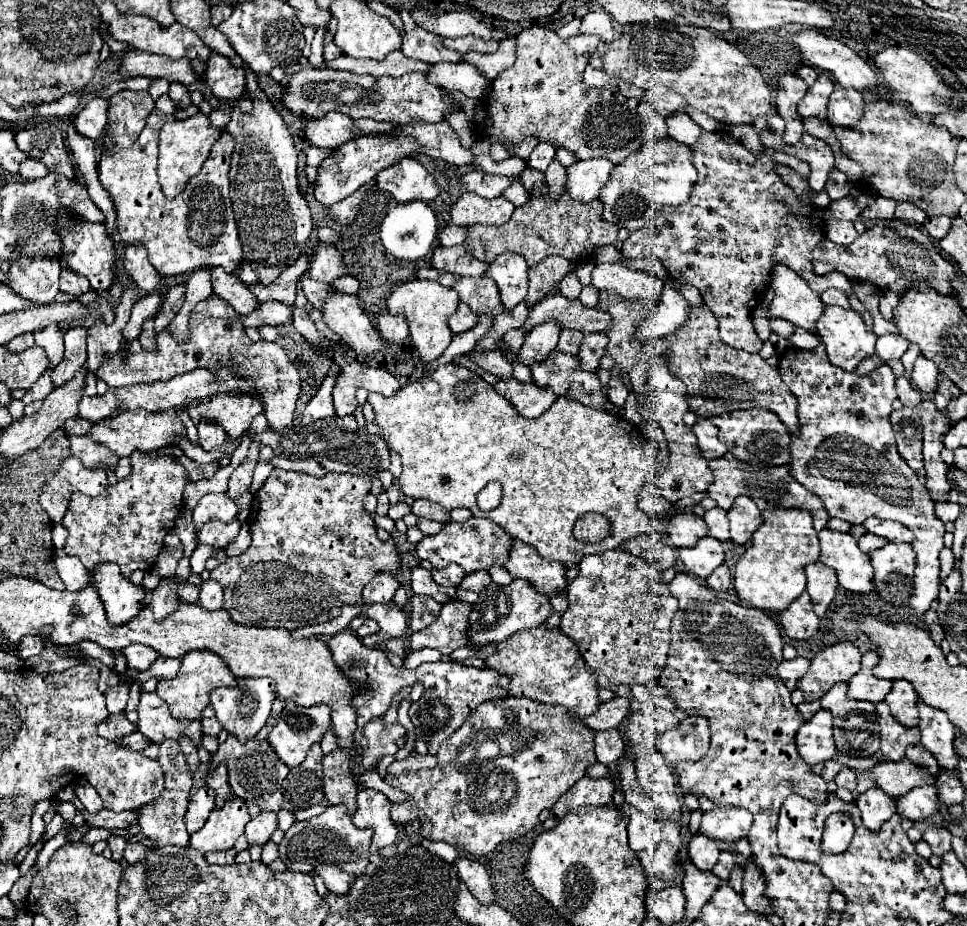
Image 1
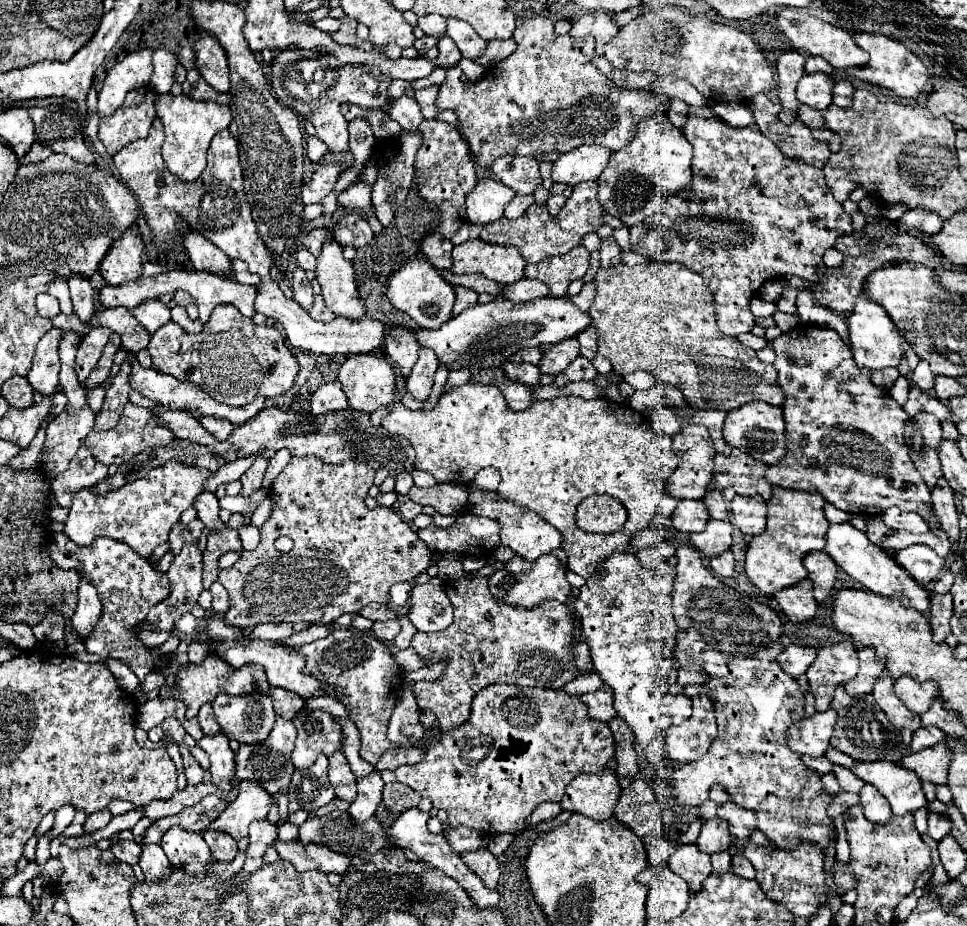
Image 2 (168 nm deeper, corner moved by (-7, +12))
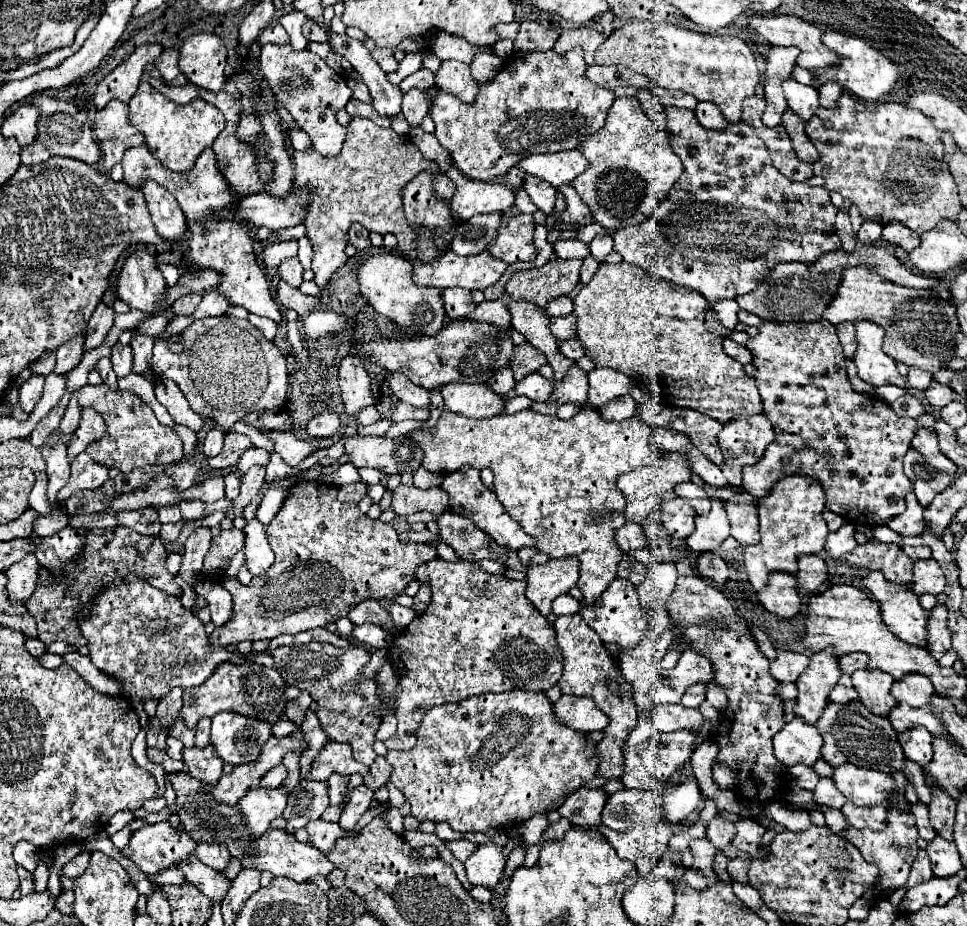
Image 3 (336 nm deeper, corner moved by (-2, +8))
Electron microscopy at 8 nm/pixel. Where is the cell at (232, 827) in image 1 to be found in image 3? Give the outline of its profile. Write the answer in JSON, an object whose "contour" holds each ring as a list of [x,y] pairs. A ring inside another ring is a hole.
{"contour":[[[250,789],[242,801],[238,803],[240,811],[244,813],[244,821],[250,827],[254,837],[262,837],[266,831],[270,831],[270,823],[276,817],[282,817],[286,809],[288,793],[284,789]]]}

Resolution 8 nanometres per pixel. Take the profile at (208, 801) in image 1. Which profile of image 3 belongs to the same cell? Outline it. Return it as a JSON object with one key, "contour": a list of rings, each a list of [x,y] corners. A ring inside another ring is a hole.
{"contour":[[[162,821],[134,831],[122,853],[144,873],[158,873],[170,867],[174,861],[186,859],[190,853],[194,853],[194,849],[196,843],[190,833],[176,831],[168,821]]]}

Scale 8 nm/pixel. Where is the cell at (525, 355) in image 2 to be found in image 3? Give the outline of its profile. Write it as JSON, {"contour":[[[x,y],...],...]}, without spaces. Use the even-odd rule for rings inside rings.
{"contour":[[[506,365],[506,367],[498,369],[498,373],[494,373],[494,375],[490,377],[488,387],[490,387],[496,395],[502,395],[502,397],[508,395],[508,391],[514,387],[514,377],[512,377],[512,373],[510,373],[510,367]]]}

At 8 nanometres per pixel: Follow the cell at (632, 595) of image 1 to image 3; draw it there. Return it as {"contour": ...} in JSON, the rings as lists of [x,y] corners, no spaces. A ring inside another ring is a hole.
{"contour":[[[614,579],[594,605],[582,607],[580,617],[600,635],[604,645],[614,643],[620,649],[620,653],[624,649],[636,647],[644,637],[658,637],[658,635],[662,635],[668,629],[668,625],[670,625],[670,617],[668,617],[668,613],[664,609],[654,611],[654,613],[644,611],[640,607],[636,587],[632,587],[630,581],[622,581],[622,579]]]}

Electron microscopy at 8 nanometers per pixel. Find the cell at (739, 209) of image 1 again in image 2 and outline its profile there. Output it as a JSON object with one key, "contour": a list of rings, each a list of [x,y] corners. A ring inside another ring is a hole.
{"contour":[[[691,113],[683,125],[683,135],[693,145],[693,181],[683,195],[669,197],[659,205],[659,211],[645,223],[633,225],[631,245],[633,251],[655,261],[677,261],[687,269],[701,273],[711,293],[715,293],[717,325],[727,335],[749,333],[755,317],[749,311],[749,301],[759,293],[759,287],[775,275],[797,275],[809,279],[819,267],[827,247],[833,245],[839,233],[851,233],[851,217],[843,211],[841,203],[831,197],[821,169],[797,165],[785,157],[773,141],[769,141],[757,127],[731,127],[719,117],[699,117]],[[729,129],[737,141],[729,143]],[[737,131],[737,133],[735,133]]]}

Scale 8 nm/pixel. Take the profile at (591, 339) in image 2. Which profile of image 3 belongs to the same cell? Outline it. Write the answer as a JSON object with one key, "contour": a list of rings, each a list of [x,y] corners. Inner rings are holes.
{"contour":[[[568,339],[568,341],[562,341],[560,345],[558,345],[558,351],[564,355],[564,357],[568,357],[568,359],[580,359],[582,355],[584,355],[584,349],[582,349],[582,343],[578,341],[578,339]]]}

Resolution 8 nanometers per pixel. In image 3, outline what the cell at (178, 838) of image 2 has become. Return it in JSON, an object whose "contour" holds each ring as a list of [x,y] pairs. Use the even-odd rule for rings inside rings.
{"contour":[[[190,855],[188,861],[180,865],[180,871],[184,873],[186,881],[192,883],[210,901],[216,901],[216,903],[222,901],[226,897],[228,889],[230,889],[230,881],[222,873],[218,873],[218,871],[206,867],[206,865],[202,865],[196,859],[196,855]]]}

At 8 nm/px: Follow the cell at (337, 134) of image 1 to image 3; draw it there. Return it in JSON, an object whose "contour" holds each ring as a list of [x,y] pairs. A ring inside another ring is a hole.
{"contour":[[[350,99],[346,105],[346,111],[350,117],[366,117],[370,121],[374,121],[380,127],[390,127],[390,117],[382,117],[378,111],[372,109],[372,105],[366,105],[362,101],[354,101]]]}

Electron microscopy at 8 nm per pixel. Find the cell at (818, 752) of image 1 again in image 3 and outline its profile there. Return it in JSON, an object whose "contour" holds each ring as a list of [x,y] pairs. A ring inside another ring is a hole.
{"contour":[[[794,717],[784,729],[774,735],[774,755],[784,767],[804,763],[812,767],[820,759],[822,735],[814,725],[806,725],[800,717]]]}

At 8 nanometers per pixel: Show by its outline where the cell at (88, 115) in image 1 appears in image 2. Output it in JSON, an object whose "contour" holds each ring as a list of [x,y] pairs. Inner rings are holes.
{"contour":[[[151,51],[131,53],[121,63],[117,63],[105,77],[103,89],[99,91],[97,115],[99,117],[113,115],[131,89],[149,83],[151,71],[153,71]]]}

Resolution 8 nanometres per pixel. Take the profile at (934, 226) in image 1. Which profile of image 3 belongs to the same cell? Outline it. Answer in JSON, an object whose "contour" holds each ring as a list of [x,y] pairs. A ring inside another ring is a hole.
{"contour":[[[890,223],[890,225],[884,227],[882,239],[888,241],[888,243],[892,243],[892,245],[902,247],[906,253],[910,253],[918,245],[918,241],[920,241],[920,237],[914,235],[910,229],[904,229],[904,227],[896,225],[896,223]]]}

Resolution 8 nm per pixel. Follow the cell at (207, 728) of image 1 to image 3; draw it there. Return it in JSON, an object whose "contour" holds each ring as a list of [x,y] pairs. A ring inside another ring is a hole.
{"contour":[[[202,719],[196,727],[196,747],[206,747],[210,743],[210,719]]]}

